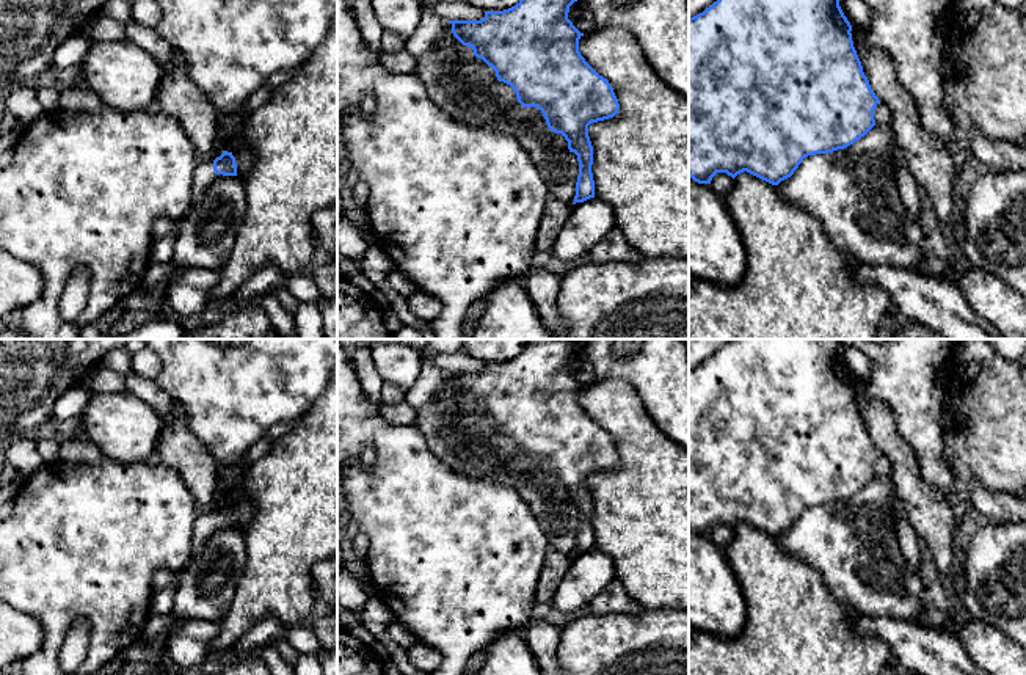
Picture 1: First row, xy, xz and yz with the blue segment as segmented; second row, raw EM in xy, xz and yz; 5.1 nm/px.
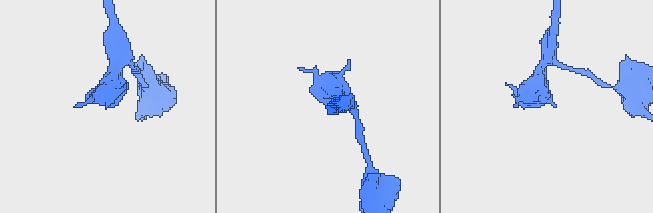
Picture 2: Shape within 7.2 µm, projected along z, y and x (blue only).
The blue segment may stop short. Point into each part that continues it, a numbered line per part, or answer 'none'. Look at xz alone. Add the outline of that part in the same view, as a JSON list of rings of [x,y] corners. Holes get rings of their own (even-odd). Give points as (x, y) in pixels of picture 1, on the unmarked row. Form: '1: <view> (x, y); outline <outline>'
none

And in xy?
1: xy (204, 526); outline [[[213,512],[198,515],[193,526],[190,560],[201,553],[204,543],[220,529],[223,529],[223,526],[213,523]]]

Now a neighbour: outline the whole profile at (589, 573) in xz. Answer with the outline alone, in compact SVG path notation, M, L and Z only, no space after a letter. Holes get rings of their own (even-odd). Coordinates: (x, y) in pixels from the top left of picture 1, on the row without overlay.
M598 549L571 557L554 597L552 608L569 612L588 606L615 579L613 562Z

